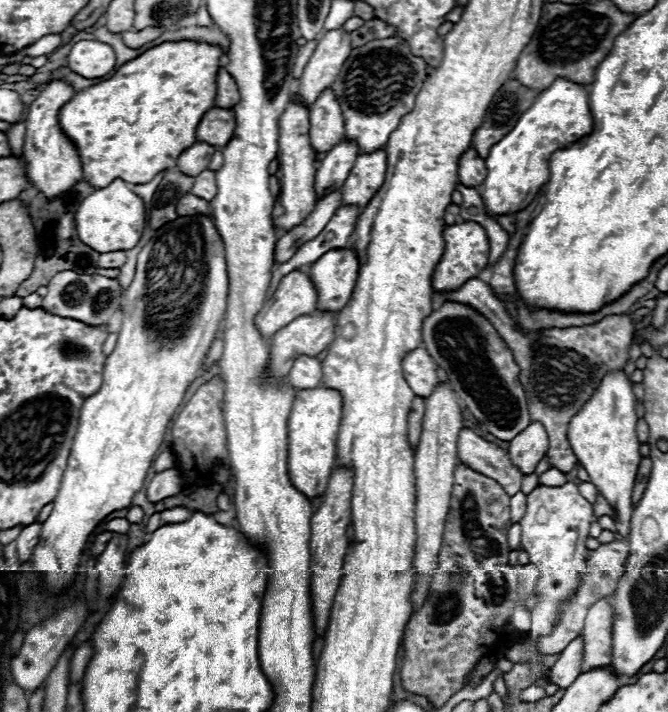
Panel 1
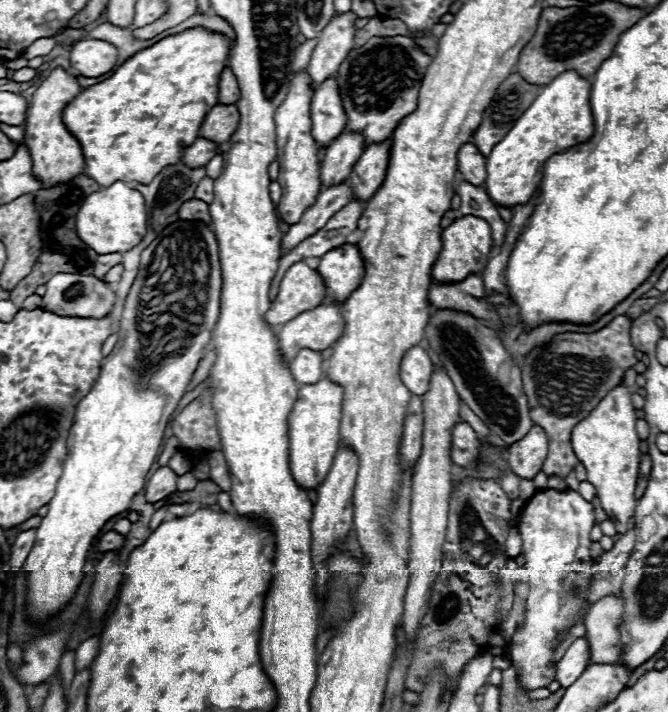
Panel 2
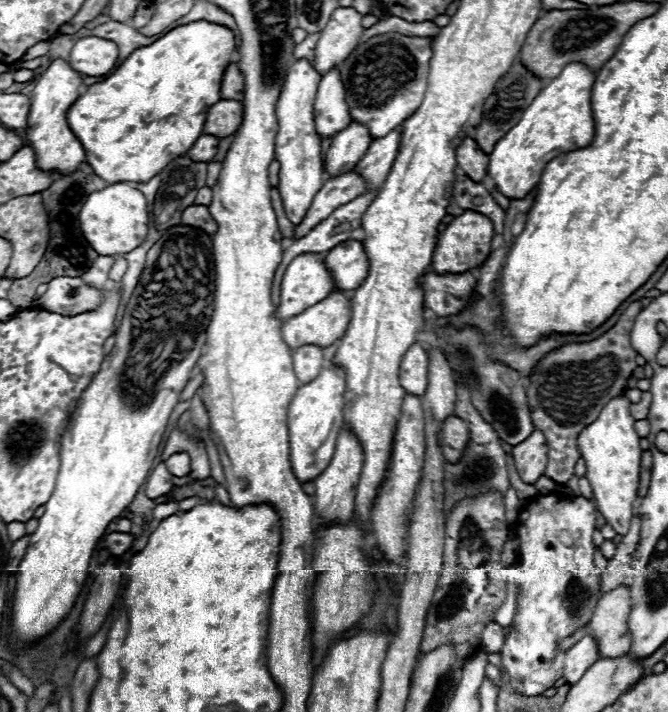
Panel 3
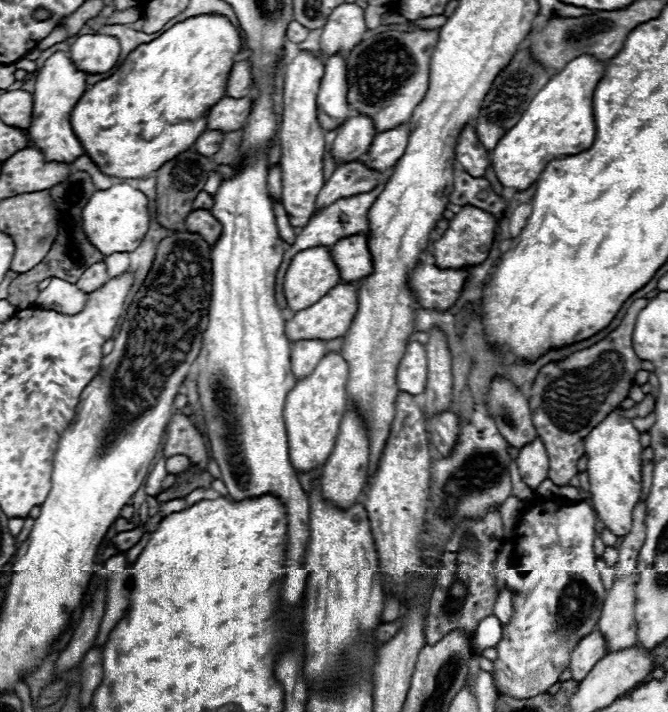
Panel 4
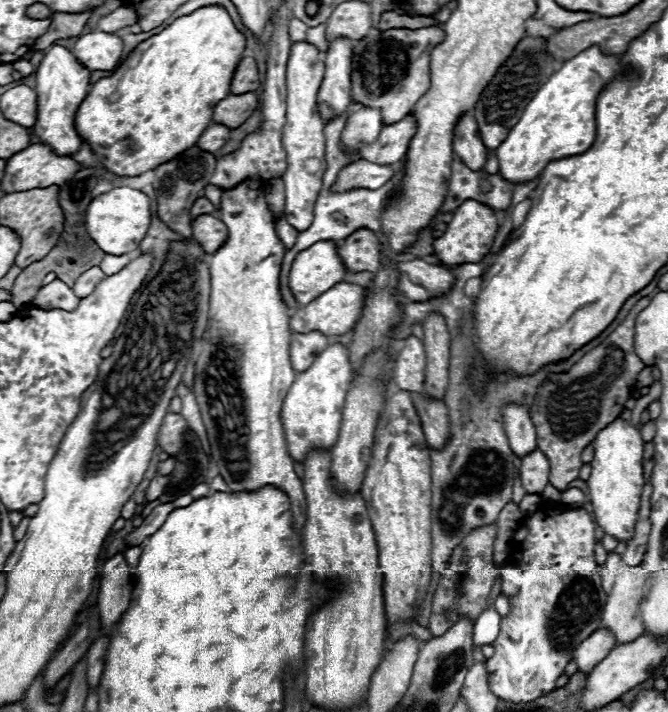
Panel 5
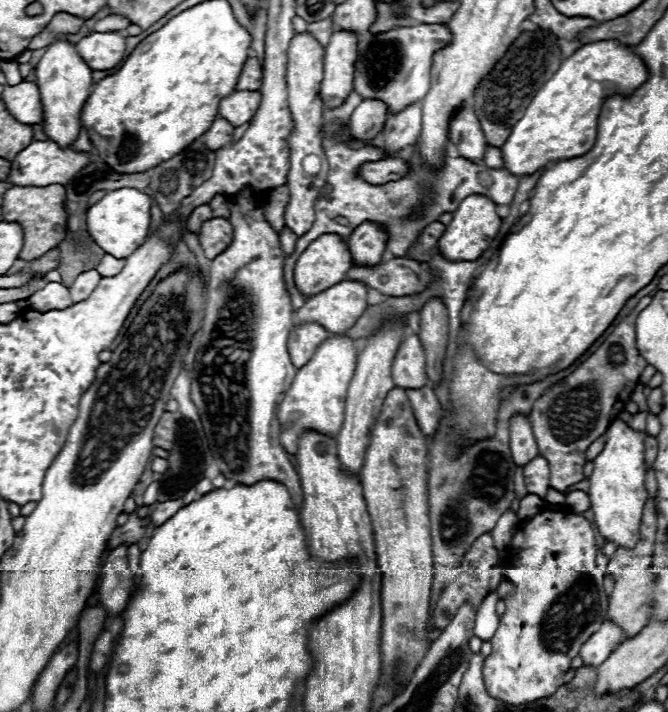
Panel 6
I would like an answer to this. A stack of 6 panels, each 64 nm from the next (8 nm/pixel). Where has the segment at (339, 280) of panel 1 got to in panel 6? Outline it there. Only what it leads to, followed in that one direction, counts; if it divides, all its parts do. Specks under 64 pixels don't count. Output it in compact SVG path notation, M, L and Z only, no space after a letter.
M374 222L360 224L346 240L354 266L376 266L386 248L386 232Z

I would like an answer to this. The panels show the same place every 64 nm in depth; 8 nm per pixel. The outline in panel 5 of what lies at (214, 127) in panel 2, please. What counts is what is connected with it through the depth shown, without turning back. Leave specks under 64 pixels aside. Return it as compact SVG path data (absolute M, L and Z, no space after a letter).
M240 94L240 96L226 96L214 106L212 122L222 122L224 126L230 126L230 130L242 126L258 108L258 96L256 94Z

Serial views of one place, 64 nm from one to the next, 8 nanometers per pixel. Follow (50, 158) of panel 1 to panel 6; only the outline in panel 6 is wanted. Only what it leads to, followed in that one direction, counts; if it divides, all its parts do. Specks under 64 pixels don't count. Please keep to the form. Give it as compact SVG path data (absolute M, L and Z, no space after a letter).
M62 38L54 40L36 66L36 86L42 102L42 132L58 146L70 148L80 134L80 112L92 92L92 70L76 54L74 46Z

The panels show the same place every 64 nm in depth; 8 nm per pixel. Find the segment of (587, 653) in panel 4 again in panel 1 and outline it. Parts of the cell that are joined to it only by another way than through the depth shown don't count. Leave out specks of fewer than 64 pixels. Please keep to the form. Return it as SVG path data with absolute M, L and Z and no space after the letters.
M576 638L574 642L570 642L570 644L560 652L556 664L550 668L548 680L550 680L552 684L556 684L558 688L570 686L570 682L574 682L574 678L578 678L578 674L580 674L582 652L584 652L582 638Z

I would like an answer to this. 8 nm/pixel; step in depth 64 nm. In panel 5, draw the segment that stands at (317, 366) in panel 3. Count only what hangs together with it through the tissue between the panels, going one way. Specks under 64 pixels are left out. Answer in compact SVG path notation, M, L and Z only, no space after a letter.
M310 332L310 334L292 334L290 340L290 358L292 366L296 372L306 370L310 362L318 356L318 350L324 350L328 346L328 338L320 332Z

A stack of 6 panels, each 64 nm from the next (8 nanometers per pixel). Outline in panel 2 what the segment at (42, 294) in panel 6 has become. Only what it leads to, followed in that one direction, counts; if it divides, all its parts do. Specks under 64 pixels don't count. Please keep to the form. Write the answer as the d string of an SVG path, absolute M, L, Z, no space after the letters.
M54 274L50 282L46 282L46 294L42 296L42 310L54 312L58 316L72 316L72 318L104 318L110 314L110 310L116 304L114 290L94 276L82 276L82 274Z

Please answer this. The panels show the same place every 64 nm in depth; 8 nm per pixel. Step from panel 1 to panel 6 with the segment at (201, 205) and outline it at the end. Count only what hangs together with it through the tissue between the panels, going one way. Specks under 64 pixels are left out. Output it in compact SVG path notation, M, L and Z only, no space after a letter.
M210 218L202 224L198 232L198 240L206 258L212 260L220 252L224 252L226 246L232 242L232 226L224 218Z

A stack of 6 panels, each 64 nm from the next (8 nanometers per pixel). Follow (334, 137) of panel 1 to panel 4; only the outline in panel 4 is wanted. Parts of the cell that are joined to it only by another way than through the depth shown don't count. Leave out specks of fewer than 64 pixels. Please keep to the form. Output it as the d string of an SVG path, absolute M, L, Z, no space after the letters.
M332 56L326 62L326 70L320 82L320 92L316 98L316 110L320 114L320 120L322 118L326 120L326 122L320 122L322 130L334 130L342 126L346 118L350 118L346 94L348 94L346 62L342 56Z

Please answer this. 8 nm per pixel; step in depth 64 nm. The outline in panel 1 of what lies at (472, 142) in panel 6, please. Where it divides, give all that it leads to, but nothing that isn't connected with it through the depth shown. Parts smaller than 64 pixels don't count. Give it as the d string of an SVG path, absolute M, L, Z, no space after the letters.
M468 148L460 156L458 178L460 178L460 184L464 184L464 186L474 186L474 188L482 186L482 182L486 178L486 166L474 148Z

